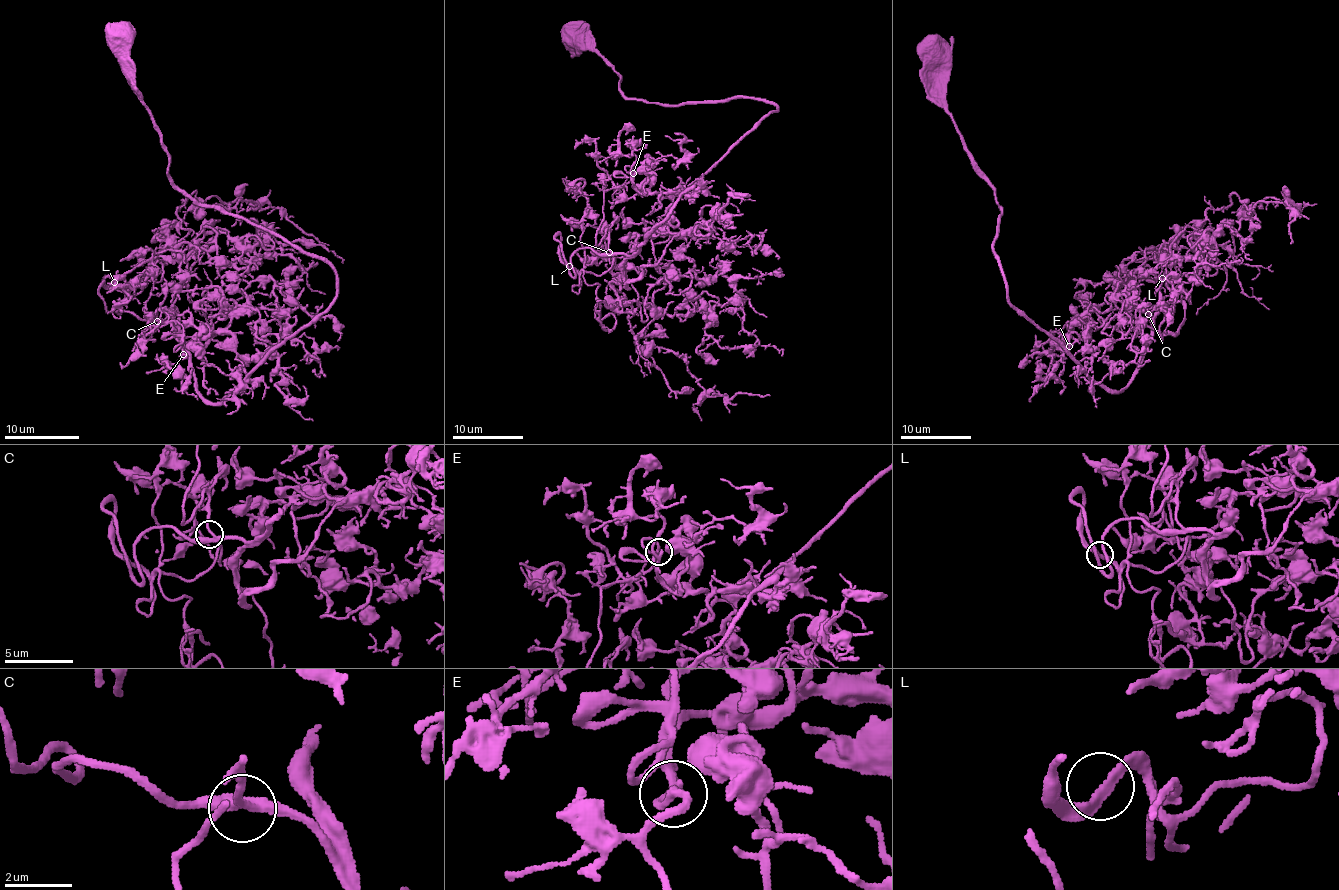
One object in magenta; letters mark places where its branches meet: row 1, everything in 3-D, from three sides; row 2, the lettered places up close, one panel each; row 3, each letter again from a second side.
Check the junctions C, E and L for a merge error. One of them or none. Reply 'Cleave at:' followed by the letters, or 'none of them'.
Cleave at: none of them

